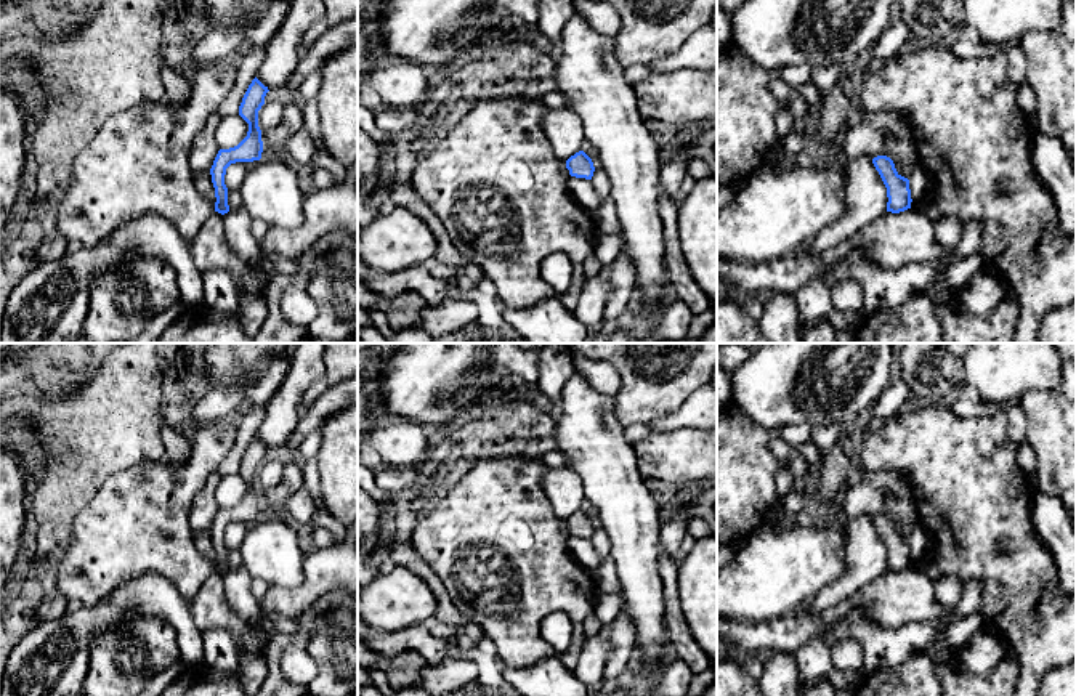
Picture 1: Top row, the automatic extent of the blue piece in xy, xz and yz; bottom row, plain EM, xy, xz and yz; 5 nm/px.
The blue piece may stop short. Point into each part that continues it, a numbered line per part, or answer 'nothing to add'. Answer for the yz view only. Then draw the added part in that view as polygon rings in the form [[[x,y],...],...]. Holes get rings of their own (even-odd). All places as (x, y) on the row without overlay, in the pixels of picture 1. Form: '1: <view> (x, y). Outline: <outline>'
nothing to add

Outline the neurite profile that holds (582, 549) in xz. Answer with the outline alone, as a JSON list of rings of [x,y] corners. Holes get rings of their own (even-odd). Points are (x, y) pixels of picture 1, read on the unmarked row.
[[[569,536],[568,548],[577,561],[592,573],[601,564],[601,558],[595,552],[590,539]]]

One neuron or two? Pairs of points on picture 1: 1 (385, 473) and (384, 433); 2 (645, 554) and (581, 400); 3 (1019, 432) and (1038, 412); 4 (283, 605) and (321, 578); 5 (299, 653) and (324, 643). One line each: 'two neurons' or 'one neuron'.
1: two neurons
2: one neuron
3: two neurons
4: one neuron
5: two neurons

